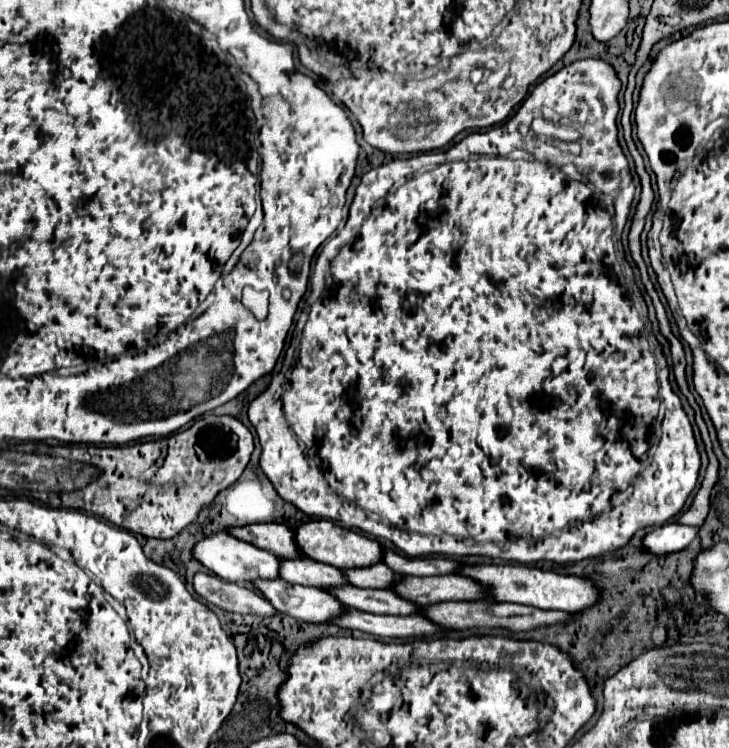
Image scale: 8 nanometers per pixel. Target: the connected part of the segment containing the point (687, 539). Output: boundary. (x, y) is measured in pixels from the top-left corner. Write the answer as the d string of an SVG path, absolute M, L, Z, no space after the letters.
M669 522L669 524L659 526L653 532L649 532L645 536L643 544L653 554L679 552L695 540L697 532L699 532L697 526L685 526L685 524L679 524L679 522Z

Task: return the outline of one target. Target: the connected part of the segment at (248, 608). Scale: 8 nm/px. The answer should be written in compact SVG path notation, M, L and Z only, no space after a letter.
M197 572L193 586L199 596L219 606L221 610L235 612L235 614L255 614L255 616L275 614L275 608L269 604L269 600L265 600L265 596L253 592L251 588L243 588L241 584L225 582L217 576Z

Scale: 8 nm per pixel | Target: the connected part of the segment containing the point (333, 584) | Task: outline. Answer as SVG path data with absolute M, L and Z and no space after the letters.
M309 558L303 560L283 560L281 564L281 578L289 584L301 584L301 586L313 586L313 588L341 588L349 584L345 580L345 574L339 568L333 568L329 564L321 564Z

